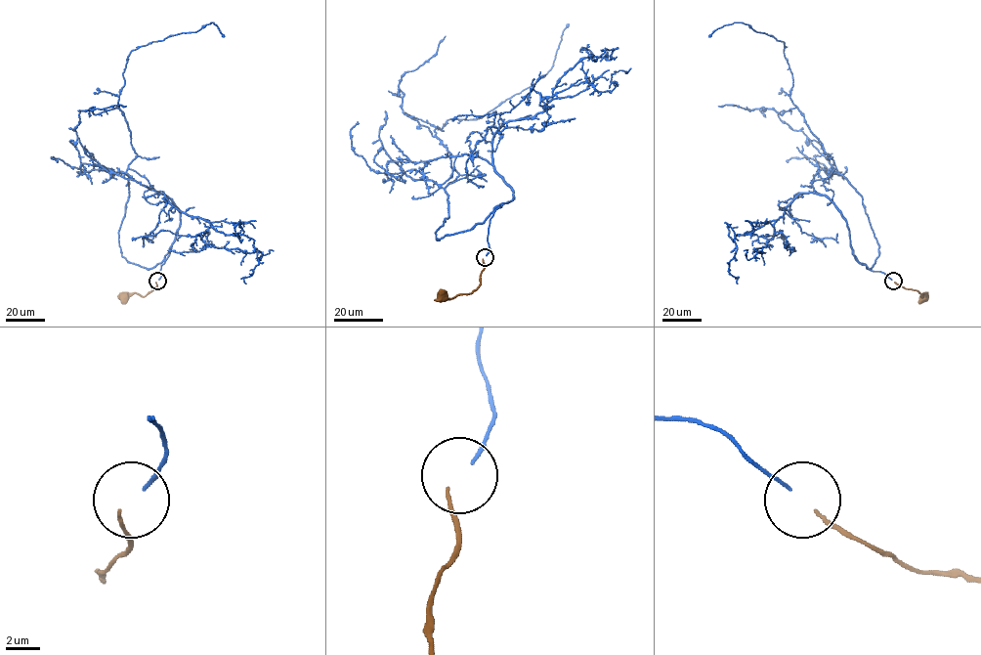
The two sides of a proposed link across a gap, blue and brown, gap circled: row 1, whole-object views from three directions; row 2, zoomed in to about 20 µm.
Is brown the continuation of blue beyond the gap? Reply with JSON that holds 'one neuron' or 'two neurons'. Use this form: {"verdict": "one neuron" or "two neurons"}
{"verdict": "two neurons"}

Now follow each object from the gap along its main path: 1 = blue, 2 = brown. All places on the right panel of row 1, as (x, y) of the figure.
1: (891, 280), (855, 259), (846, 220), (811, 185), (838, 172), (789, 97), (783, 41), (734, 22), (708, 36)
2: (894, 282), (916, 289), (921, 296), (923, 292), (923, 299)

